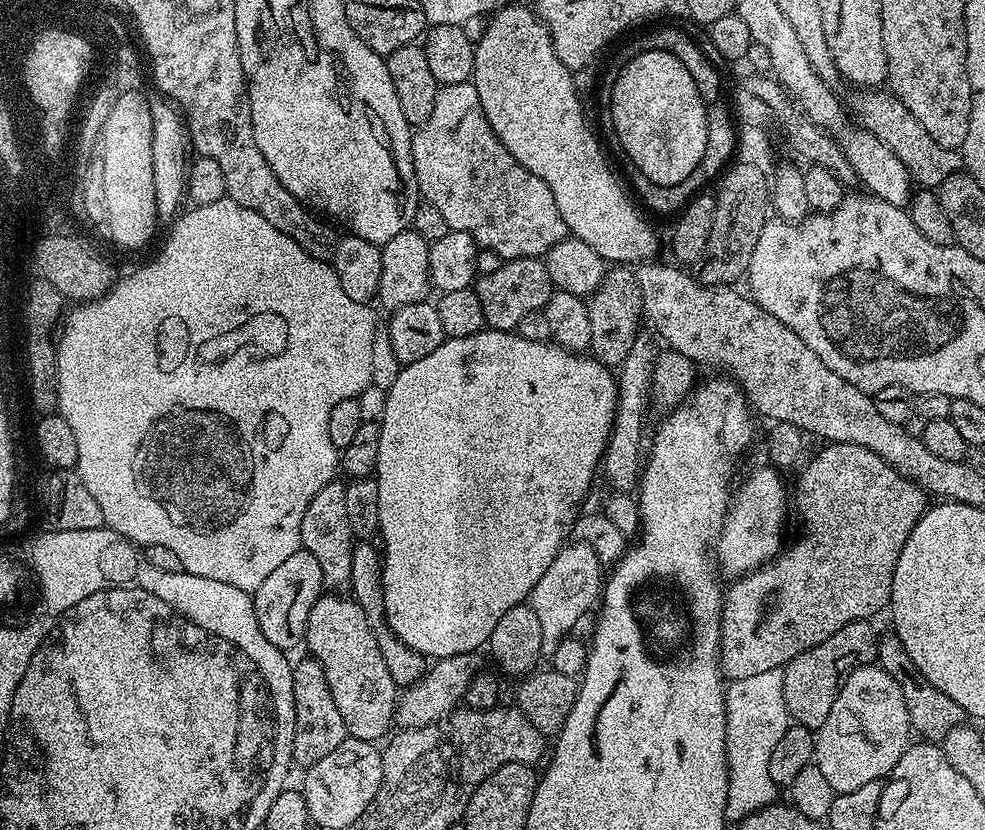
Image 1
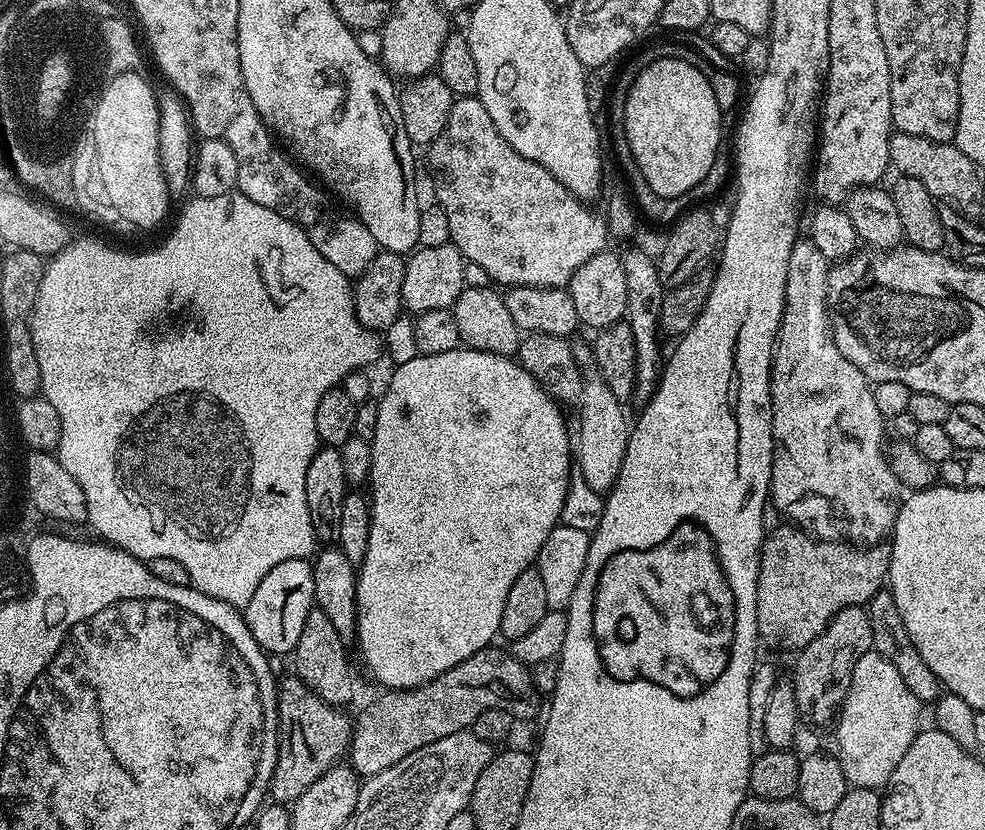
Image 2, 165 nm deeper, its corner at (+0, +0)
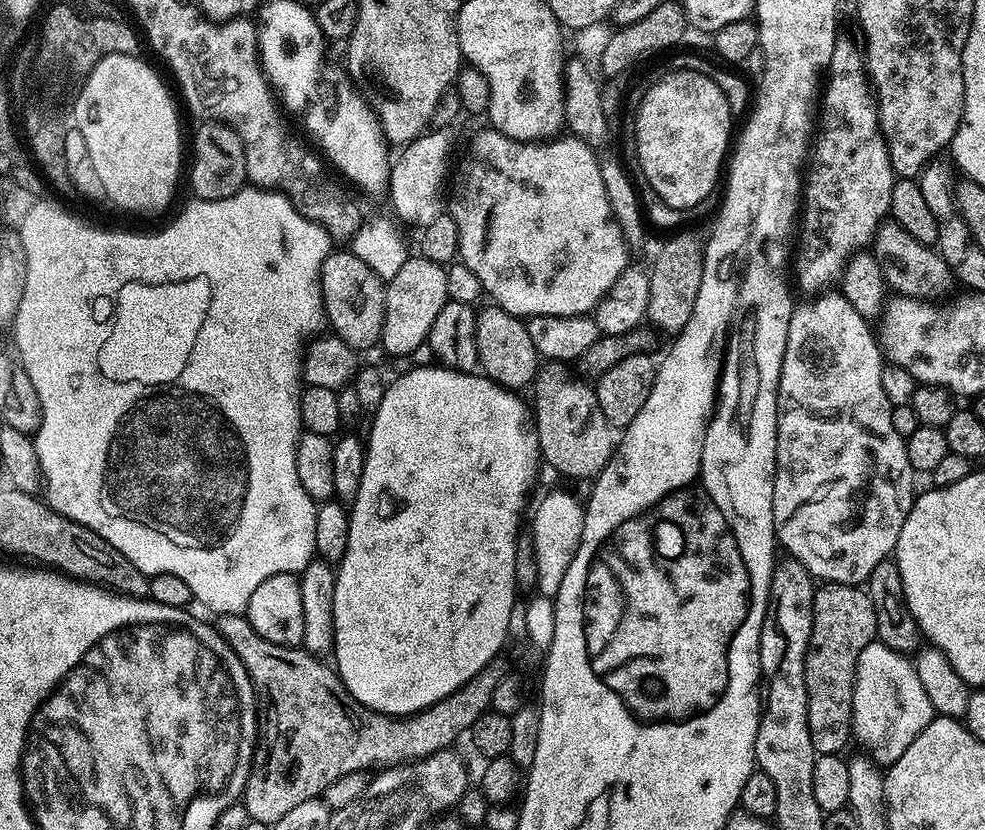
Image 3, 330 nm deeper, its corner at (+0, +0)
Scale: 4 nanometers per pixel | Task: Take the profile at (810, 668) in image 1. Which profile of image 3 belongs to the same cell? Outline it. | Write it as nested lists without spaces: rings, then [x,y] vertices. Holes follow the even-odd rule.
[[[830,584],[816,588],[812,607],[810,642],[804,655],[808,729],[816,753],[835,756],[843,753],[852,734],[852,707],[858,654],[876,640],[874,606],[863,587],[855,584]]]

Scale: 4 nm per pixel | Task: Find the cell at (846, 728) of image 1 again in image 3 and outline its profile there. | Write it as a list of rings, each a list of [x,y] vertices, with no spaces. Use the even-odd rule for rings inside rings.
[[[873,642],[858,654],[856,681],[854,682],[854,706],[852,707],[852,734],[855,743],[860,743],[863,751],[877,766],[887,766],[898,762],[910,742],[930,726],[934,719],[932,703],[926,698],[926,689],[918,679],[915,663],[905,653],[890,650],[890,646]]]

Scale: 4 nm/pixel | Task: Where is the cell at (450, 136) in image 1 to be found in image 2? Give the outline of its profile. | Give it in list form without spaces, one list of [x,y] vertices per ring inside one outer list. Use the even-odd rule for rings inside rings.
[[[476,96],[453,99],[442,134],[438,134],[427,152],[428,172],[436,191],[434,200],[446,214],[446,222],[450,222],[450,241],[464,255],[465,261],[478,262],[478,266],[486,270],[489,281],[503,286],[564,288],[582,262],[590,262],[594,254],[609,247],[605,217],[595,216],[588,209],[591,207],[572,196],[550,170],[538,166],[538,162],[530,162],[530,158],[522,158],[522,154],[498,134],[498,126],[494,126],[490,114],[486,114],[486,106],[482,106]]]

